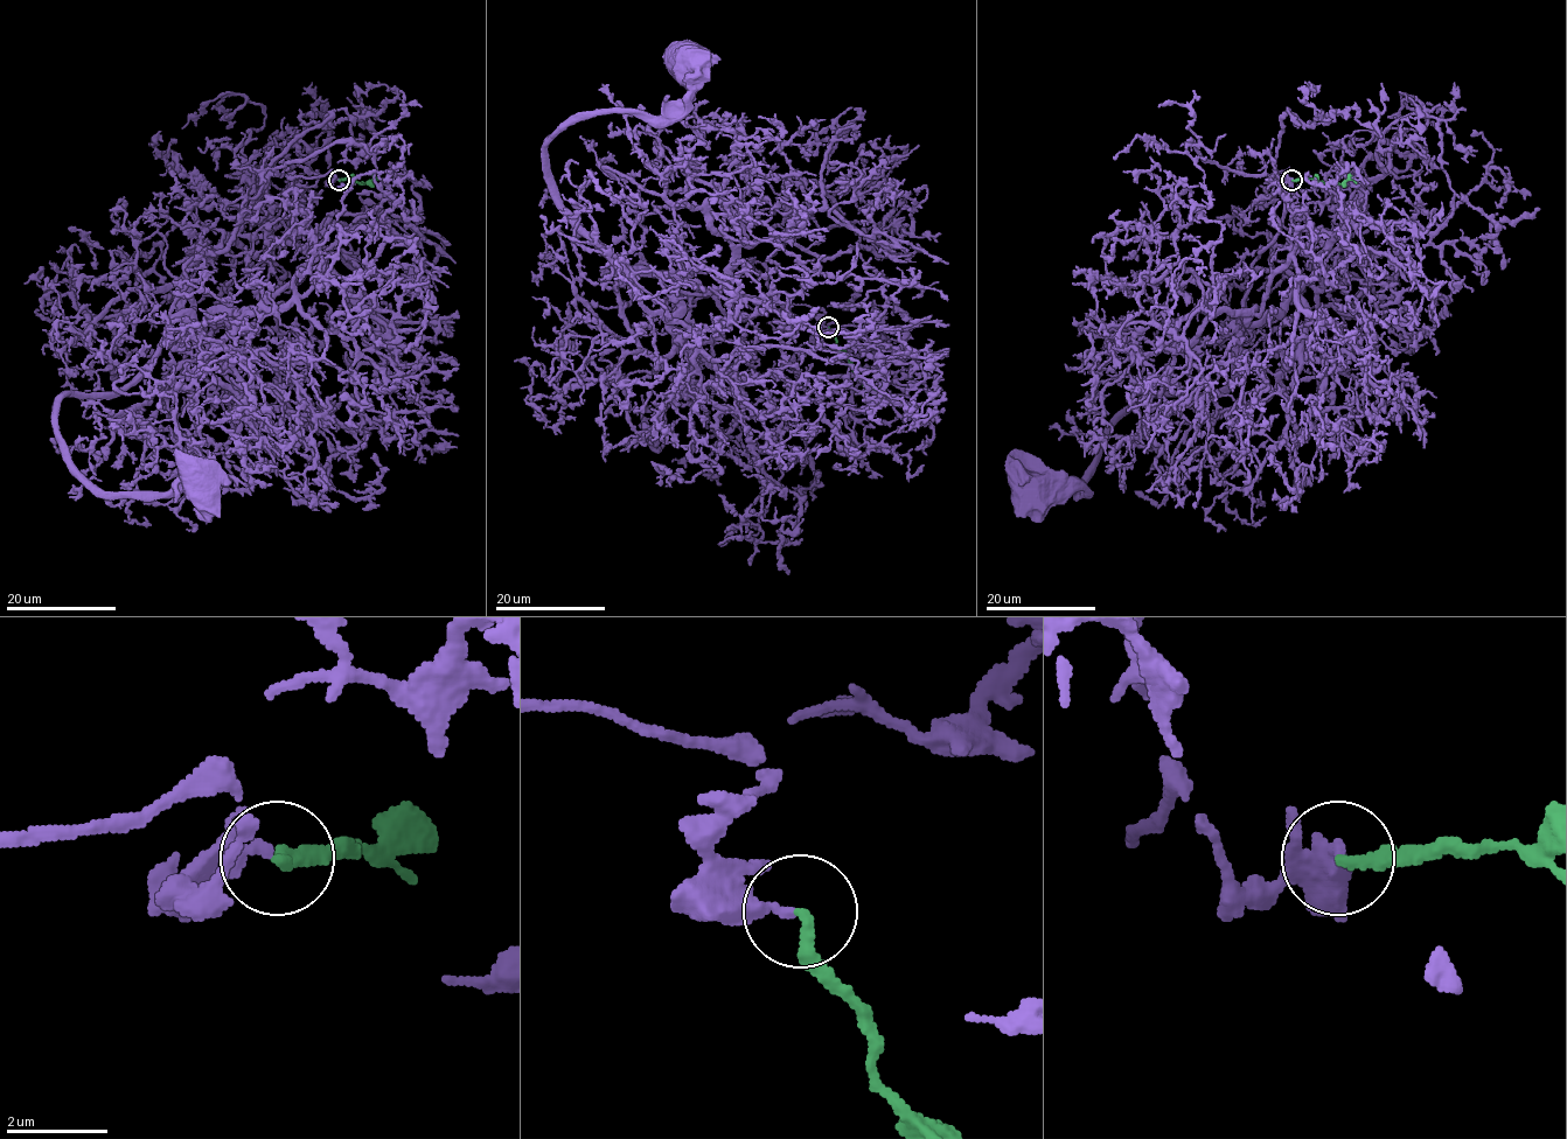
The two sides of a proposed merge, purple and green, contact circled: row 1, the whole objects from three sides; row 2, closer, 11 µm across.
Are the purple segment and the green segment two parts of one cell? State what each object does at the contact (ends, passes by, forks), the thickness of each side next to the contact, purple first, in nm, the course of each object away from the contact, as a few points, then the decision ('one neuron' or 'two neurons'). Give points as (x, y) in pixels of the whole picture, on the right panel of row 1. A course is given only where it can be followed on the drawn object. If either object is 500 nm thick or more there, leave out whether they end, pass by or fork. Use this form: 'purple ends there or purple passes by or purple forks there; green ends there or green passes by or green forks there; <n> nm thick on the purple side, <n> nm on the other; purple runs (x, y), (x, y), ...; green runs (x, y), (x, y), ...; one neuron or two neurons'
purple ends there; green ends there; 280 nm thick on the purple side, 260 nm on the other; purple runs (1293, 180), (1269, 176), (1282, 223), (1251, 266), (1240, 370), (1139, 398), (1080, 494), (1030, 488); green runs (1293, 180), (1341, 183), (1352, 180), (1356, 183); two neurons

